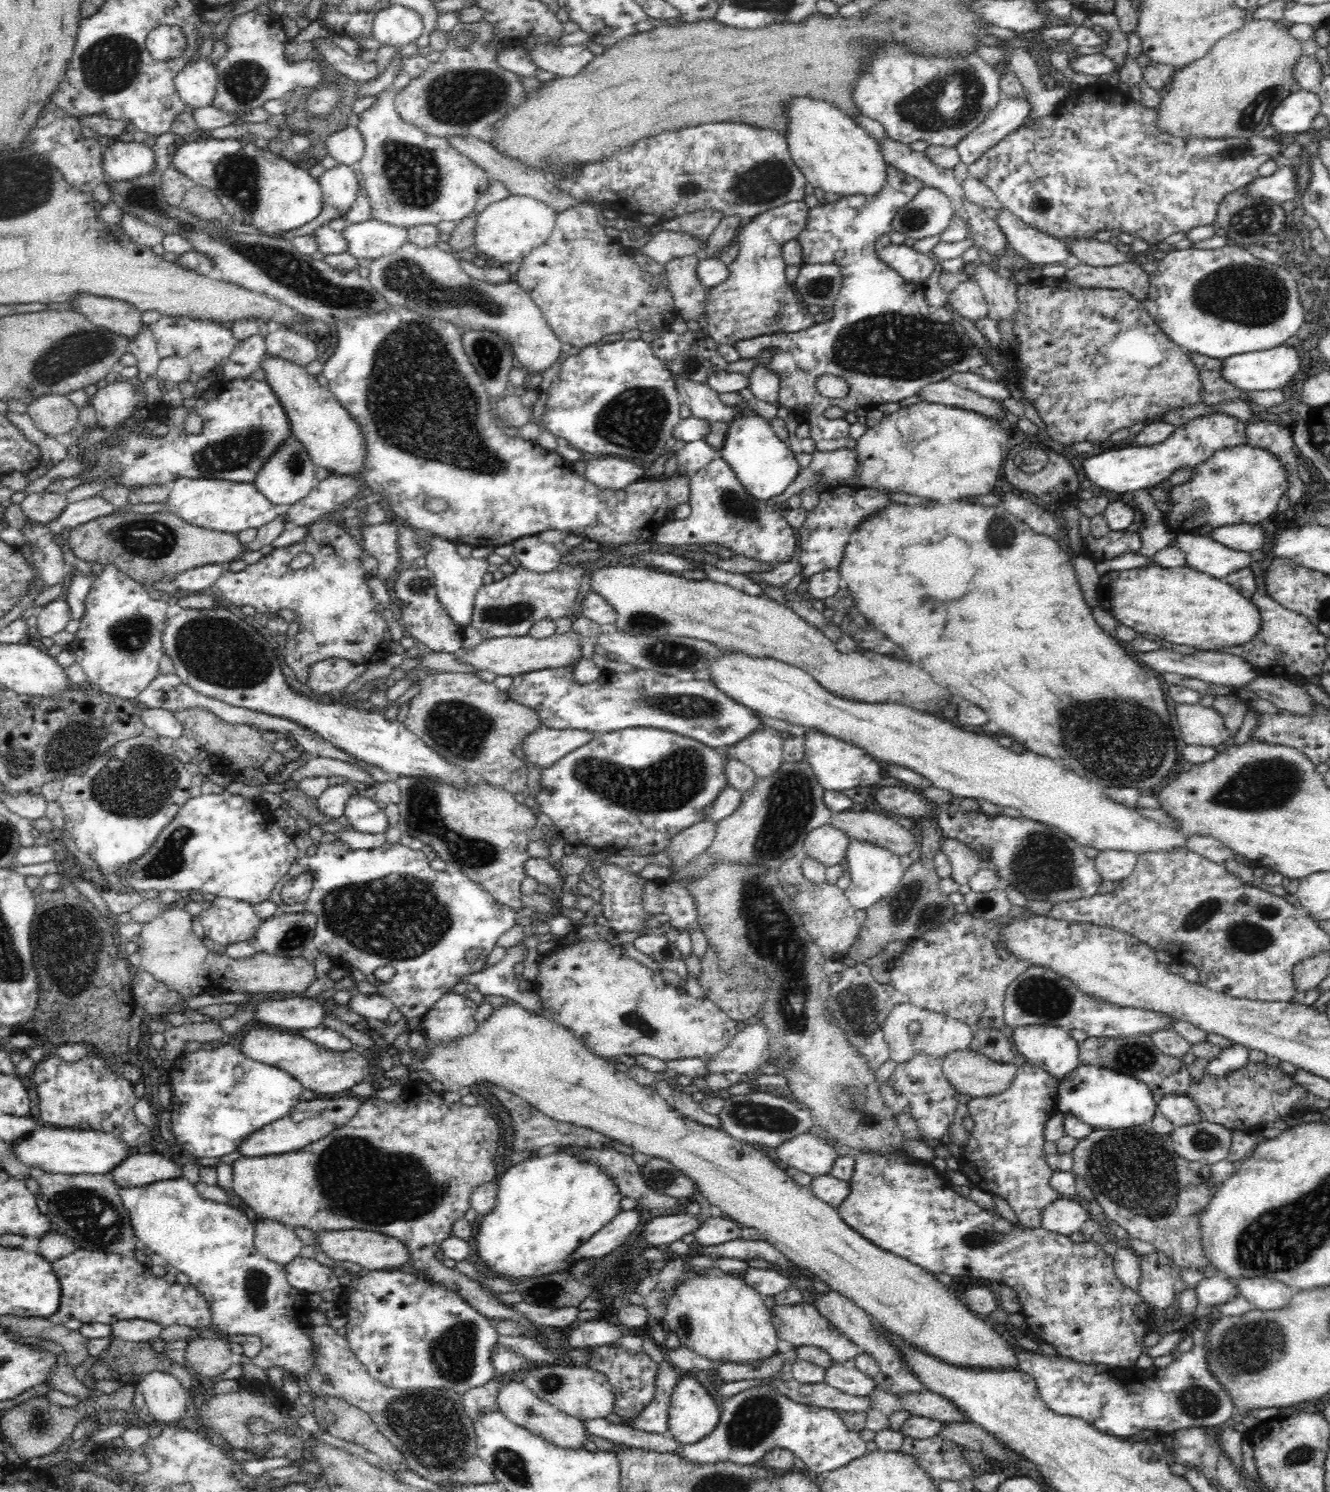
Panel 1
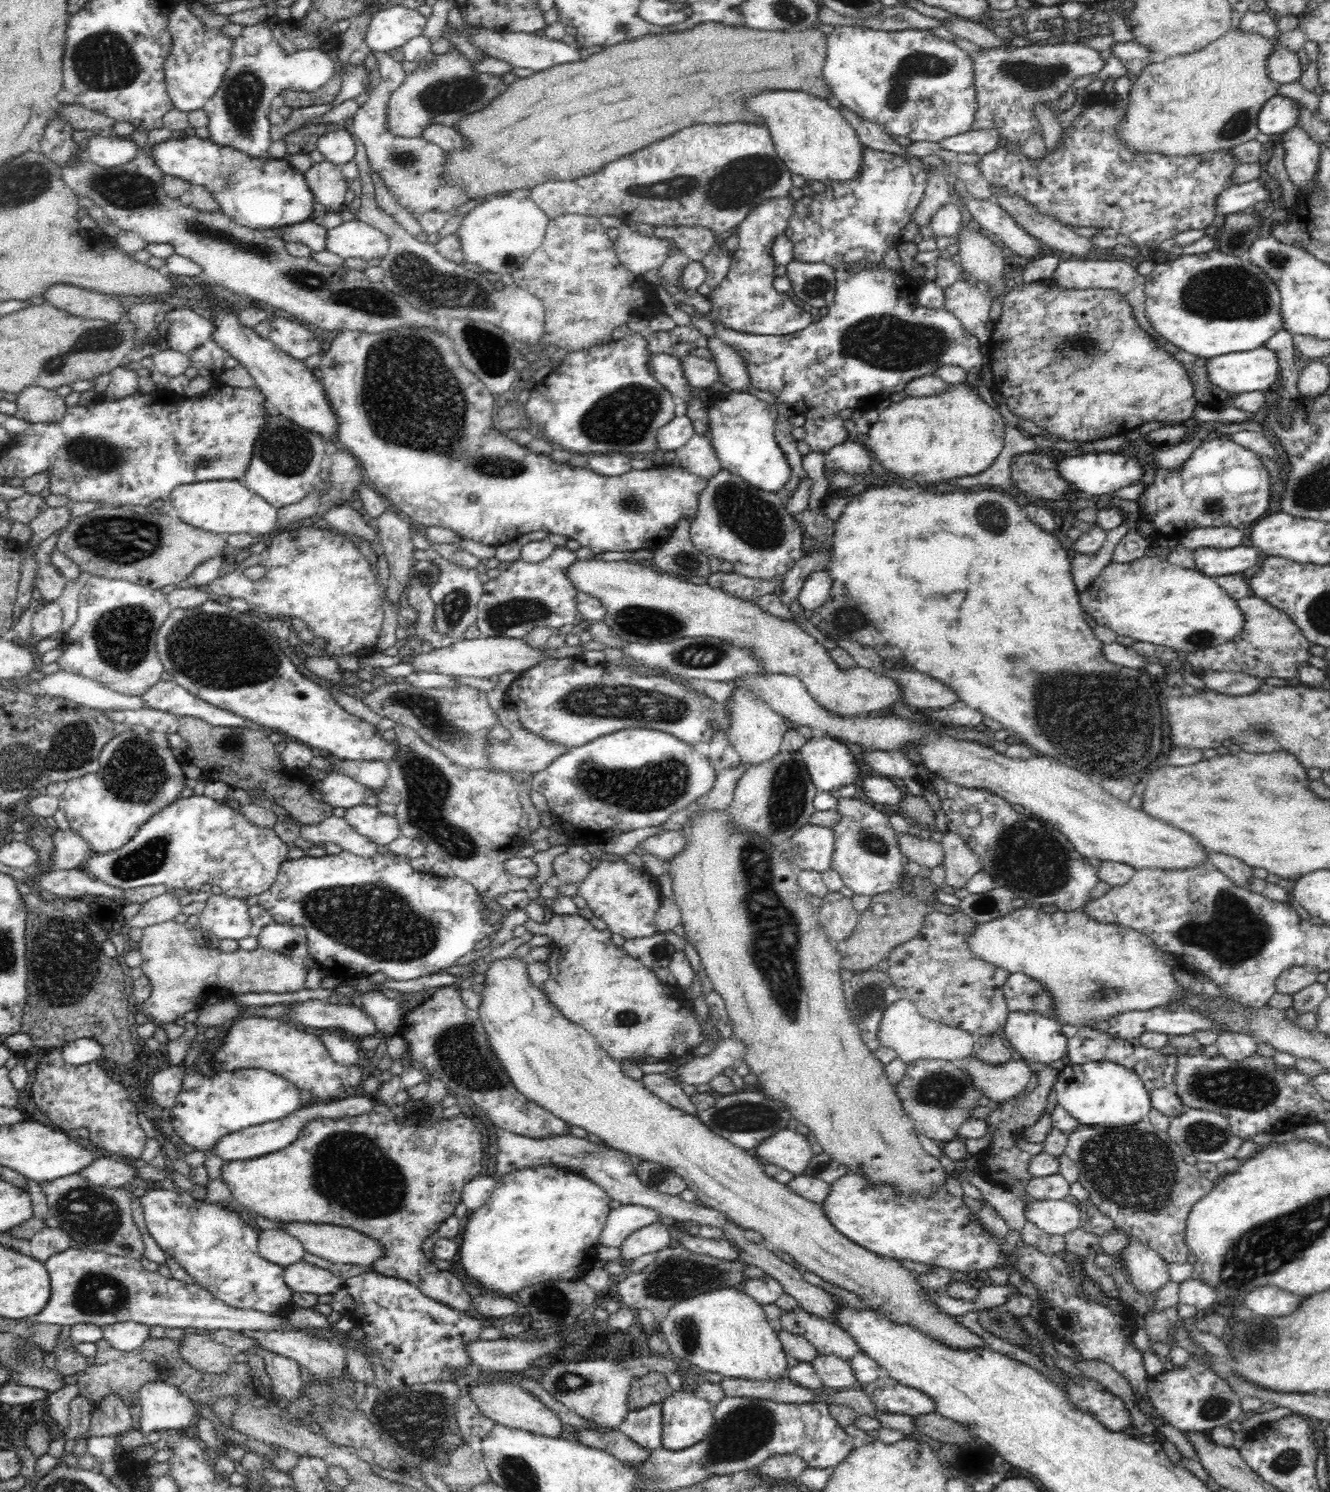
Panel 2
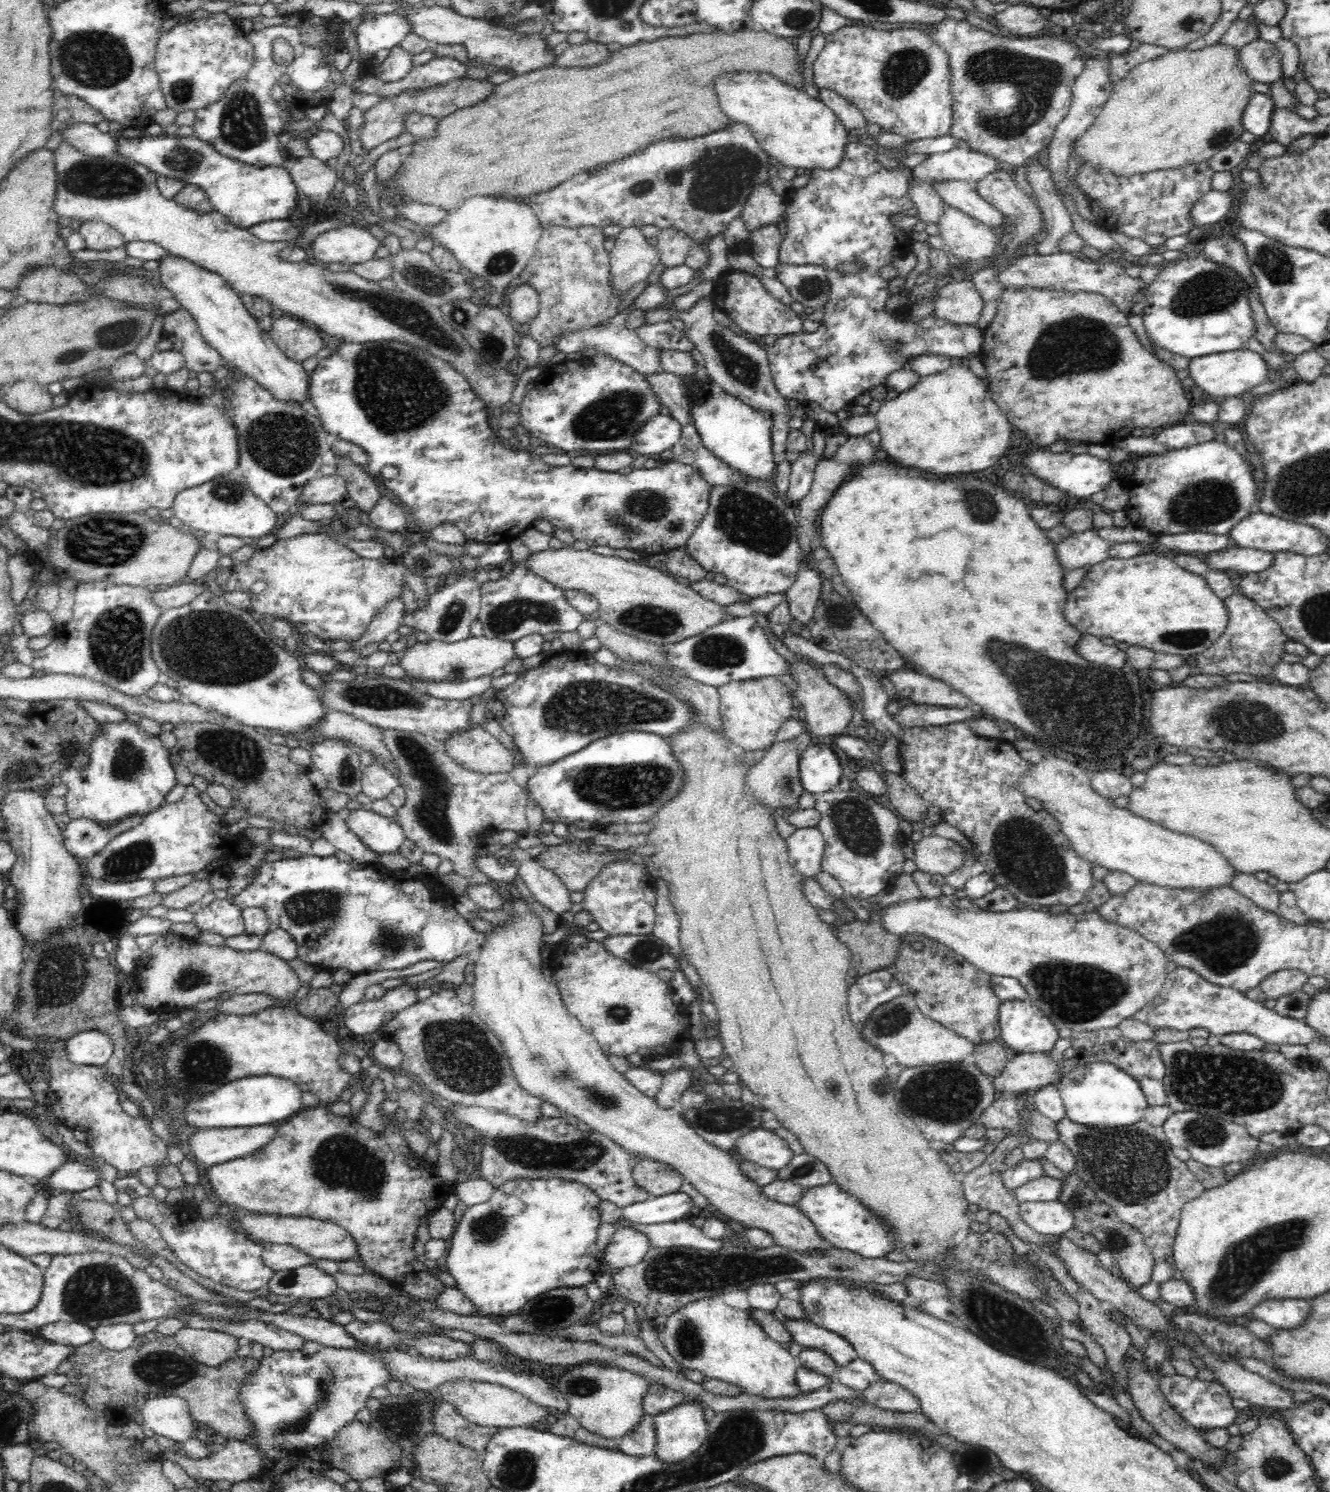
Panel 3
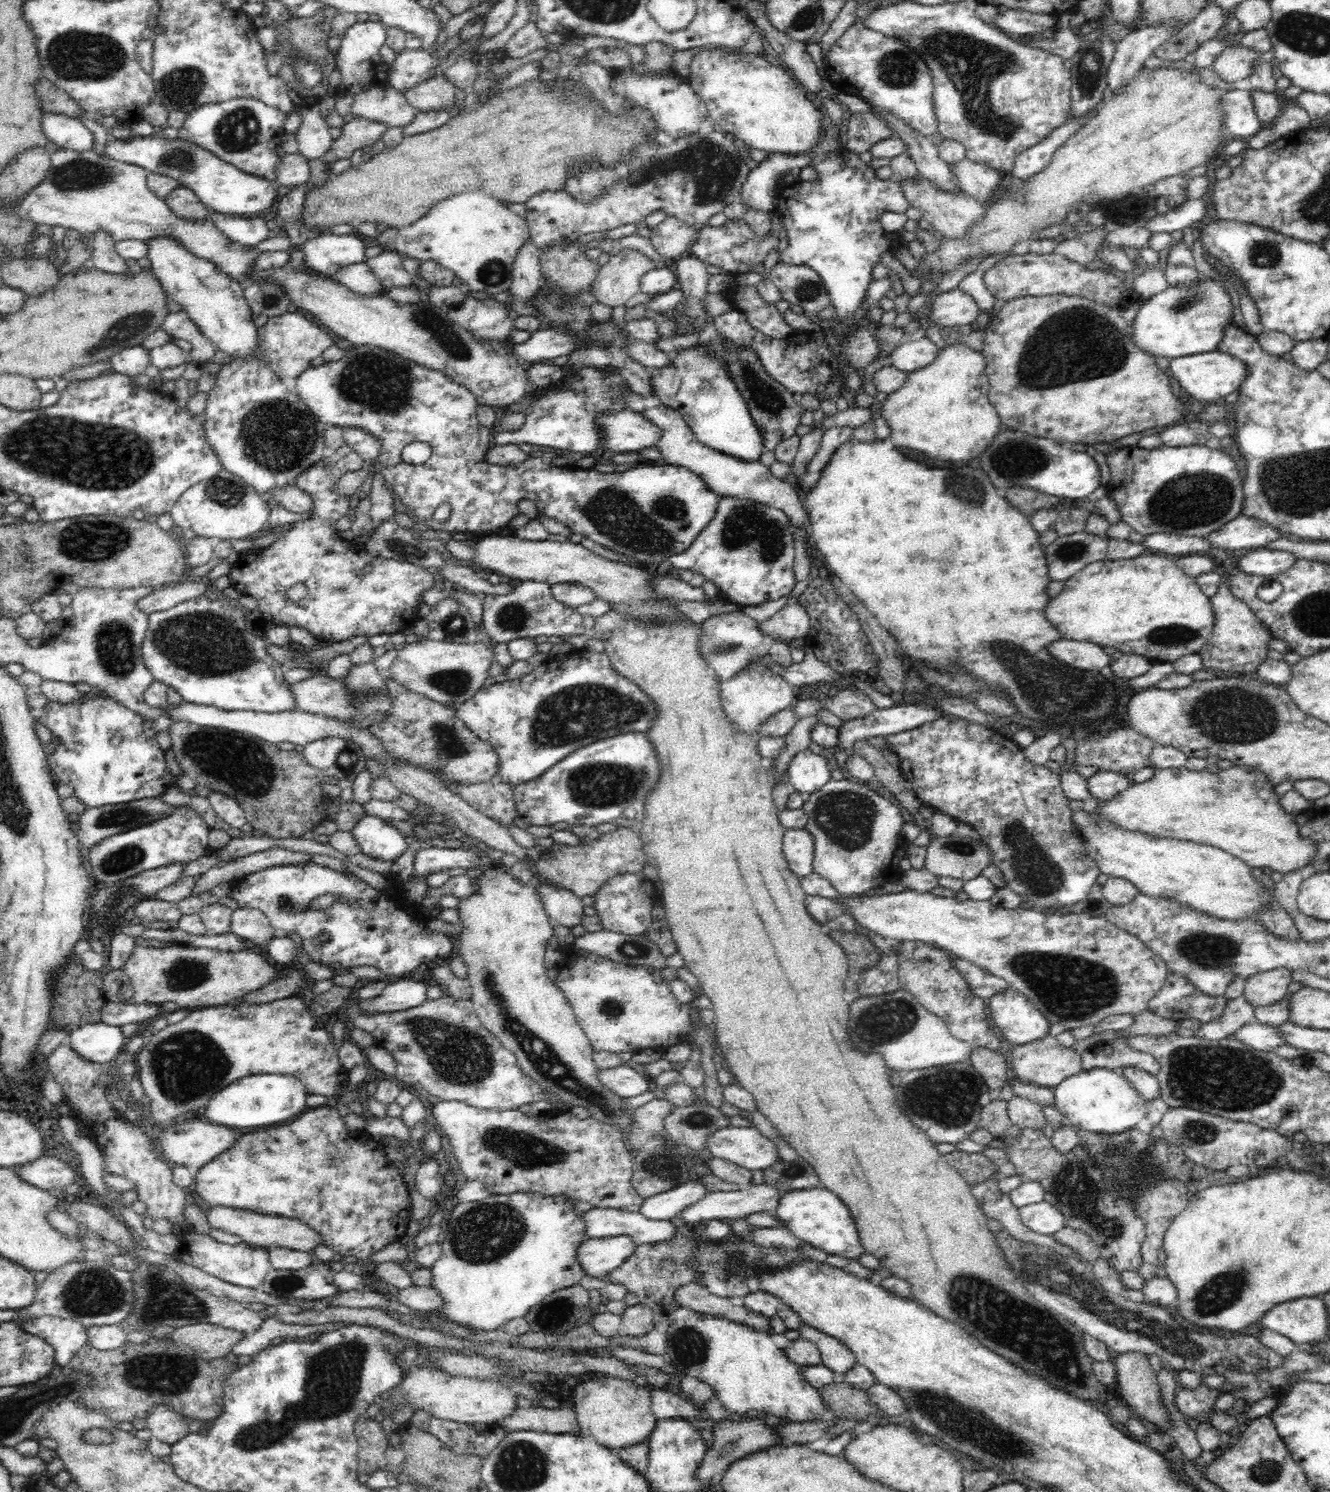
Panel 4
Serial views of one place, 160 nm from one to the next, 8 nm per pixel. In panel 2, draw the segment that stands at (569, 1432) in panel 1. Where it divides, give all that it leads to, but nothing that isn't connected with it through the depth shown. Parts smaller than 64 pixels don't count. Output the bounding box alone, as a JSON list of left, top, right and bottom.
[464,1383,563,1438]

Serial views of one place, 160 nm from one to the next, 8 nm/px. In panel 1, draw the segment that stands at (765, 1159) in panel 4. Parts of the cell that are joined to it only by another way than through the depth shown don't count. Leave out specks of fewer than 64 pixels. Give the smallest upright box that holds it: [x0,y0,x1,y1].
[776,1134,838,1177]

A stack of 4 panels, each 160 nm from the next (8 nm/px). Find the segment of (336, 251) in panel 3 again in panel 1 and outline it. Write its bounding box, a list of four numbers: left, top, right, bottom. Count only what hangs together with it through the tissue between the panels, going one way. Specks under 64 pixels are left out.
[342,218,409,261]

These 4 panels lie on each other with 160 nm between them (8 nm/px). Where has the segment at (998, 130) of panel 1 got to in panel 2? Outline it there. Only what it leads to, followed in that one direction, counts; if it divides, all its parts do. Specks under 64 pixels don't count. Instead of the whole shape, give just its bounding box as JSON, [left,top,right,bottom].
[939,129,1002,159]

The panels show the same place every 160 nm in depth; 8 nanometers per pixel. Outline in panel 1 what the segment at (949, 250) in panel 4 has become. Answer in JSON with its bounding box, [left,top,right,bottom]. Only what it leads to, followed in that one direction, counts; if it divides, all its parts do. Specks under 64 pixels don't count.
[1155,18,1302,139]

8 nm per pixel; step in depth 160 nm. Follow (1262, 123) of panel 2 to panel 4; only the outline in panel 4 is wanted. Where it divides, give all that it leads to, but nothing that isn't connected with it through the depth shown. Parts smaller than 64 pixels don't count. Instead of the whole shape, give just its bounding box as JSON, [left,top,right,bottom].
[1226,90,1261,140]

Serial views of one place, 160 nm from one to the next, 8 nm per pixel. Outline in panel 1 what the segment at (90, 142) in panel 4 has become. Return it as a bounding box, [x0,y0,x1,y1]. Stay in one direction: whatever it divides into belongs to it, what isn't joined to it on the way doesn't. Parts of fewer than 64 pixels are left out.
[102,141,157,181]

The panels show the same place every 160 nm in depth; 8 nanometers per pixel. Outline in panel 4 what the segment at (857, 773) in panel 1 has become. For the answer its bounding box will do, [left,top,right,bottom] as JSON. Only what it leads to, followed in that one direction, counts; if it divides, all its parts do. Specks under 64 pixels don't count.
[788,749,831,796]

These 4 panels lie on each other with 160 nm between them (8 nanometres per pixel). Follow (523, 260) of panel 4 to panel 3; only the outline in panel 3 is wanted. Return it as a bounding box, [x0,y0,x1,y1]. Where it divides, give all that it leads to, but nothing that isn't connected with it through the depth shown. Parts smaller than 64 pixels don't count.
[508,283,539,322]

